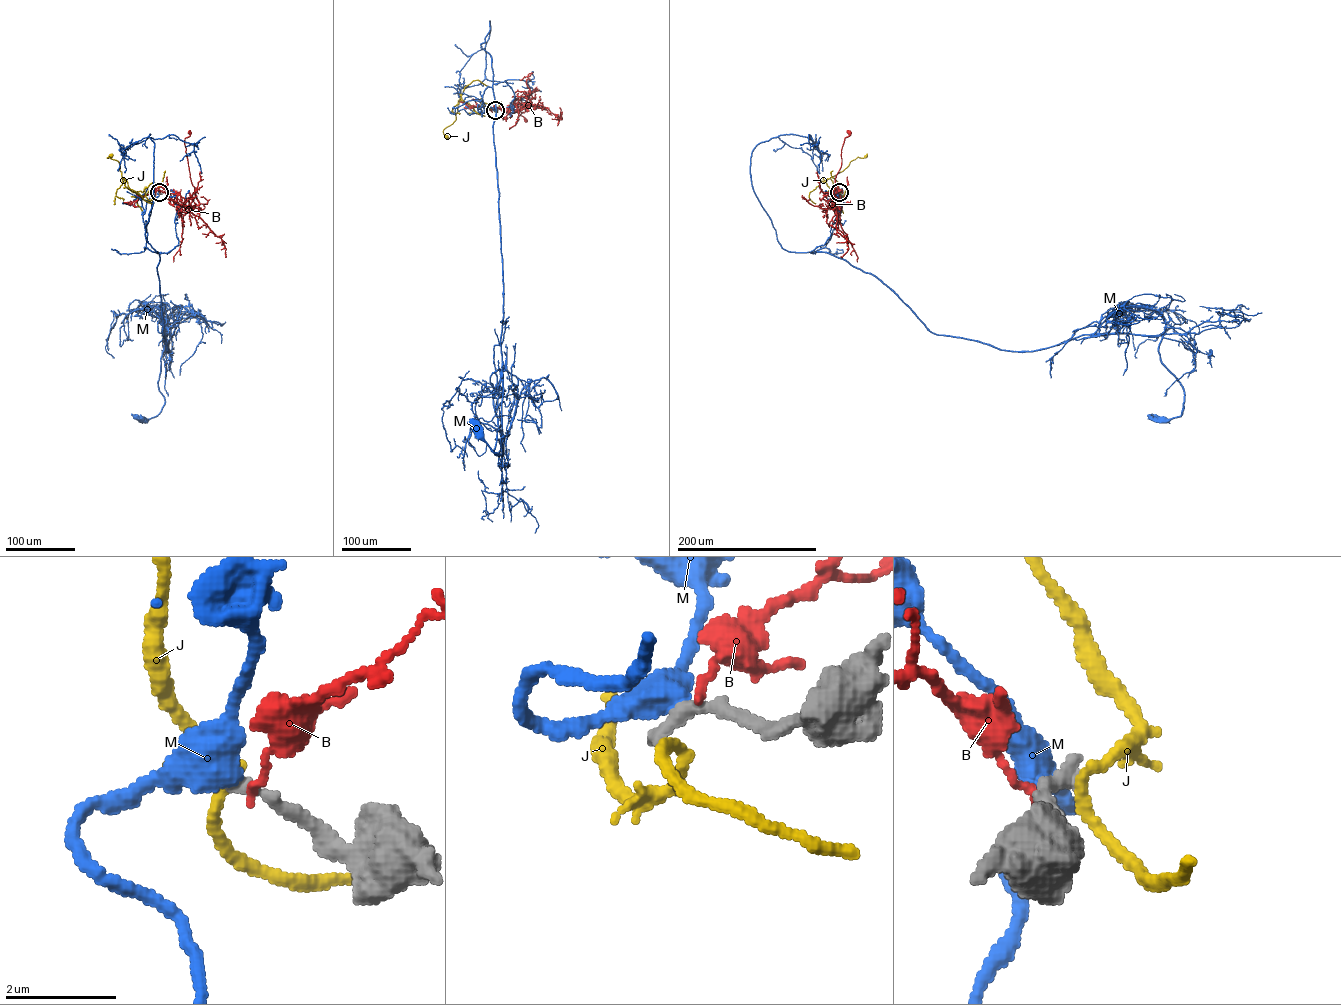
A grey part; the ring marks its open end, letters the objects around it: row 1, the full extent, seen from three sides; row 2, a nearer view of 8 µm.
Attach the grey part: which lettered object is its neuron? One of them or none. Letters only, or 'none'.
none

